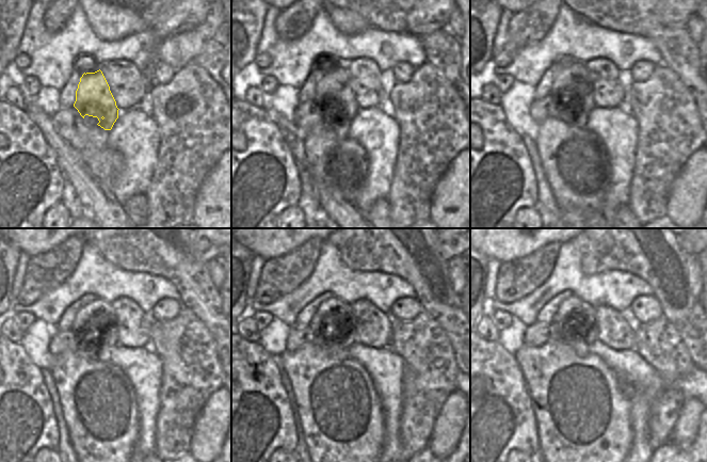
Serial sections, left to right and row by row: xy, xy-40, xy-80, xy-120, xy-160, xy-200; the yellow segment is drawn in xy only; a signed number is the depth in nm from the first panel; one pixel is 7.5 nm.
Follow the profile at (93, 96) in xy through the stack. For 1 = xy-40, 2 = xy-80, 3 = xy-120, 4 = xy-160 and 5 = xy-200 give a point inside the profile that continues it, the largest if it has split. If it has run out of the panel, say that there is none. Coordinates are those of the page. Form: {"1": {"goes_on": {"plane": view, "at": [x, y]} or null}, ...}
{"1": {"goes_on": {"plane": "xy-40", "at": [333, 90]}}, "2": {"goes_on": {"plane": "xy-80", "at": [574, 80]}}, "3": {"goes_on": {"plane": "xy-120", "at": [97, 317]}}, "4": {"goes_on": {"plane": "xy-160", "at": [335, 312]}}, "5": {"goes_on": {"plane": "xy-200", "at": [569, 308]}}}

